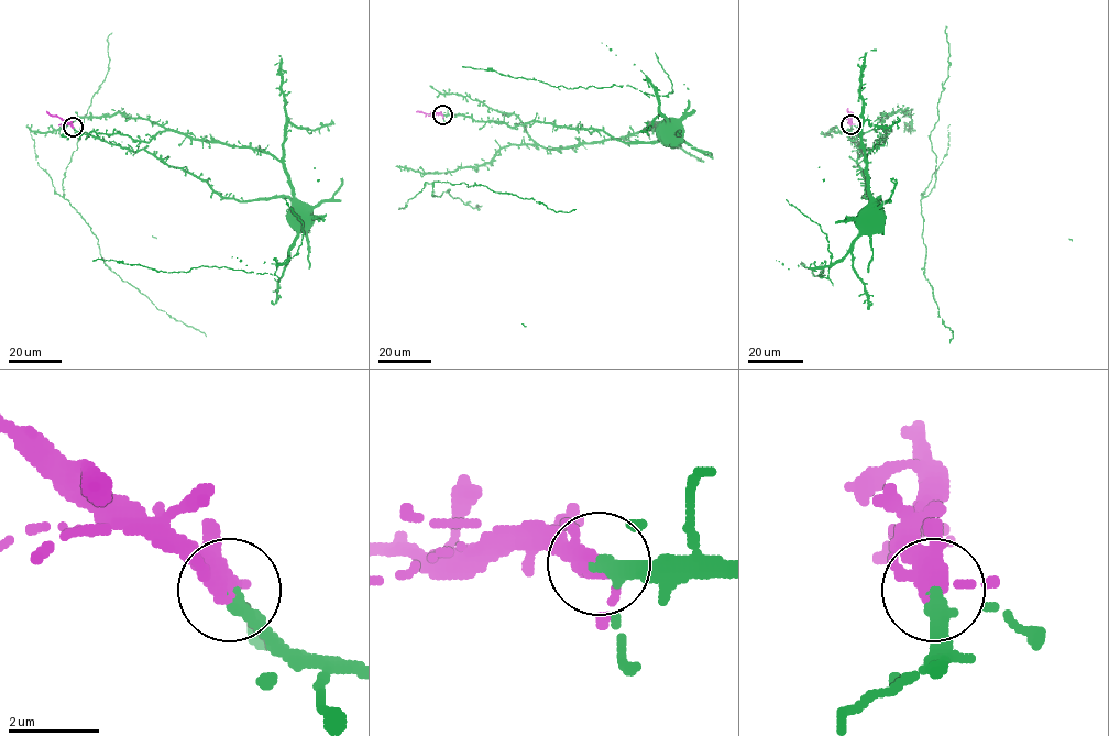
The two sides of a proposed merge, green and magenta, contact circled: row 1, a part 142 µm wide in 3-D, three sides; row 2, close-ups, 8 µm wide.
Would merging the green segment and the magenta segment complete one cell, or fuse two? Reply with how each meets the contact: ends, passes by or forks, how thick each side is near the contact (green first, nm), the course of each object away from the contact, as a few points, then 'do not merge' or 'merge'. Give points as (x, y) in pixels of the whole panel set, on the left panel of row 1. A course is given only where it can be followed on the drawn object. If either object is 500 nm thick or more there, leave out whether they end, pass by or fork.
green passes by; magenta forks; calibres 260 and 300 nm; course green (73, 127), (133, 151), (144, 149), (168, 165), (205, 179), (221, 196), (240, 201), (287, 198), (296, 216); course magenta (73, 127), (46, 111); merge

